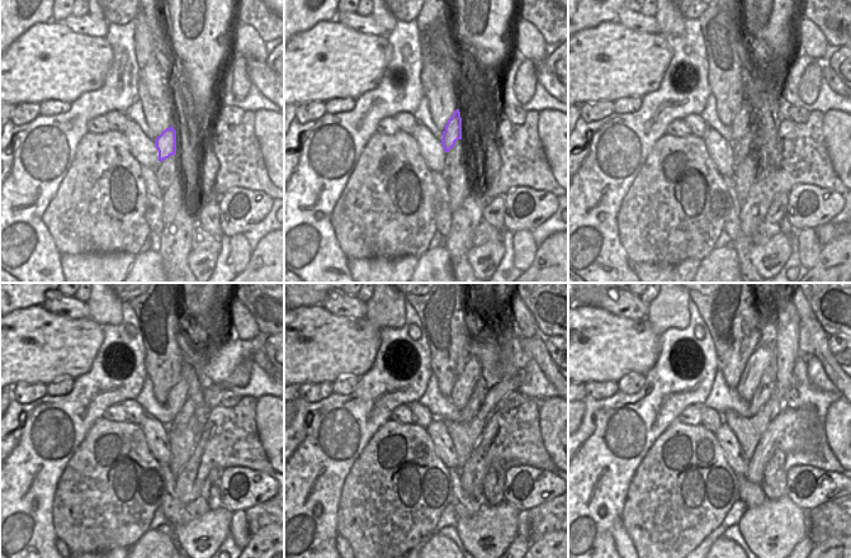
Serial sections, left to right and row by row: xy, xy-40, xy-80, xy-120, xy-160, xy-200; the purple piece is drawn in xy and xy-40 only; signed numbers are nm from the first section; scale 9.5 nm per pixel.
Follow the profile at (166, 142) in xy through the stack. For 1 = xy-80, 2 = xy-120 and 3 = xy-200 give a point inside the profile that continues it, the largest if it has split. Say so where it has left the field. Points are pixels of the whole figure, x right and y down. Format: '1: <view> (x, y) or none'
1: xy-80 (742, 122)
2: xy-120 (178, 395)
3: xy-200 (761, 358)

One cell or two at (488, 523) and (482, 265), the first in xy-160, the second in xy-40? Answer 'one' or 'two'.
one

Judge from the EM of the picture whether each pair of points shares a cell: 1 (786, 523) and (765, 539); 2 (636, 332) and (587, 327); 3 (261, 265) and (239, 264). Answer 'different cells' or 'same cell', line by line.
1: same cell
2: same cell
3: different cells

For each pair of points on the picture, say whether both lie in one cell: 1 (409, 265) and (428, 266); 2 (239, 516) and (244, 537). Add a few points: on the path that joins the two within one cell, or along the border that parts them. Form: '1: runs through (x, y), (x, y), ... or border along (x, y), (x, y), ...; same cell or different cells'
1: border along (419, 258), (414, 269); different cells
2: runs through (239, 521), (239, 532); same cell

